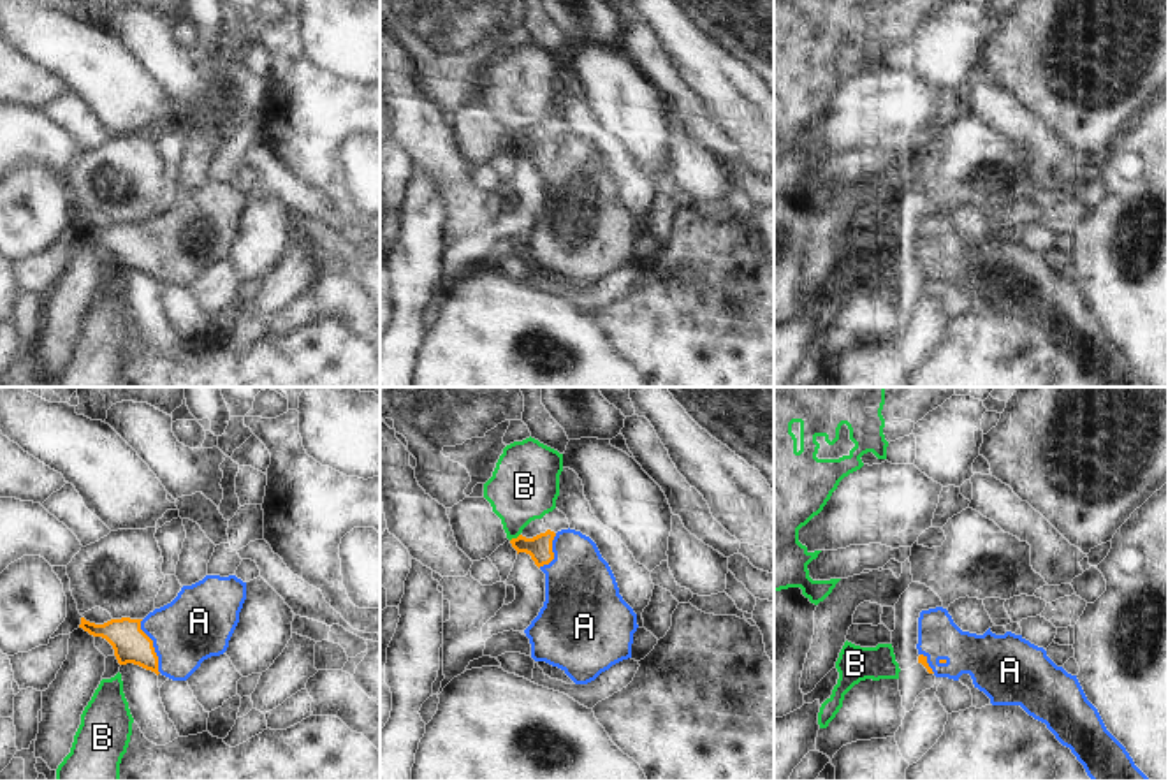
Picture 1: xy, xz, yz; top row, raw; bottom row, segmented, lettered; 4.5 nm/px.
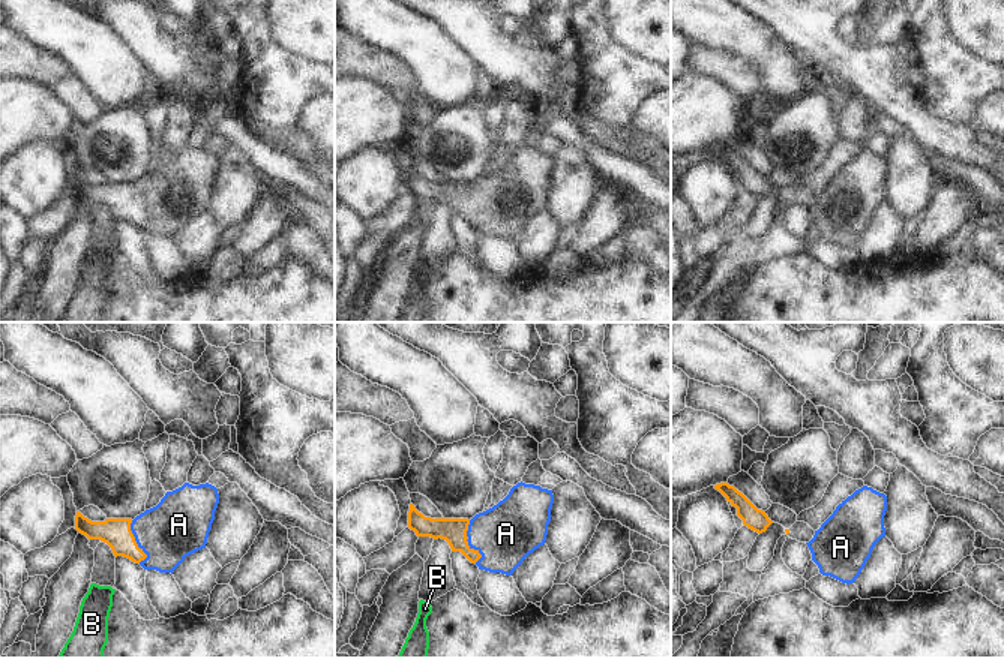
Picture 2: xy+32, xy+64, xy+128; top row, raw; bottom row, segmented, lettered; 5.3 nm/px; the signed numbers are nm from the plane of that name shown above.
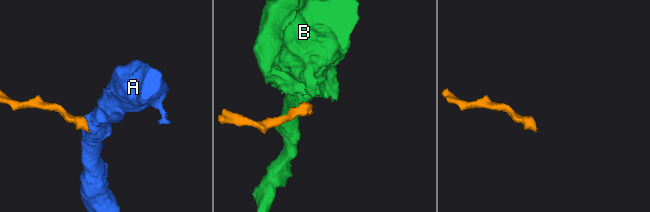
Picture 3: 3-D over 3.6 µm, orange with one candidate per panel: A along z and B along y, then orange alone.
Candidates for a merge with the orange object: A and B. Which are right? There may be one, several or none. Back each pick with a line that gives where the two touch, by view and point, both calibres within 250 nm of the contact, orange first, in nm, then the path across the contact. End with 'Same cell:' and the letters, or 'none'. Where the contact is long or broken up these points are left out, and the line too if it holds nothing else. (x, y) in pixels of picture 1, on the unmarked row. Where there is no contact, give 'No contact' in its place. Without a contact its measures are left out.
A: Touches orange at xy (152, 252). Thickness 170 nm (orange) against 320 nm. Path across: xy (131, 250), (152, 252), (176, 245), (199, 227)
Same cell: A.

